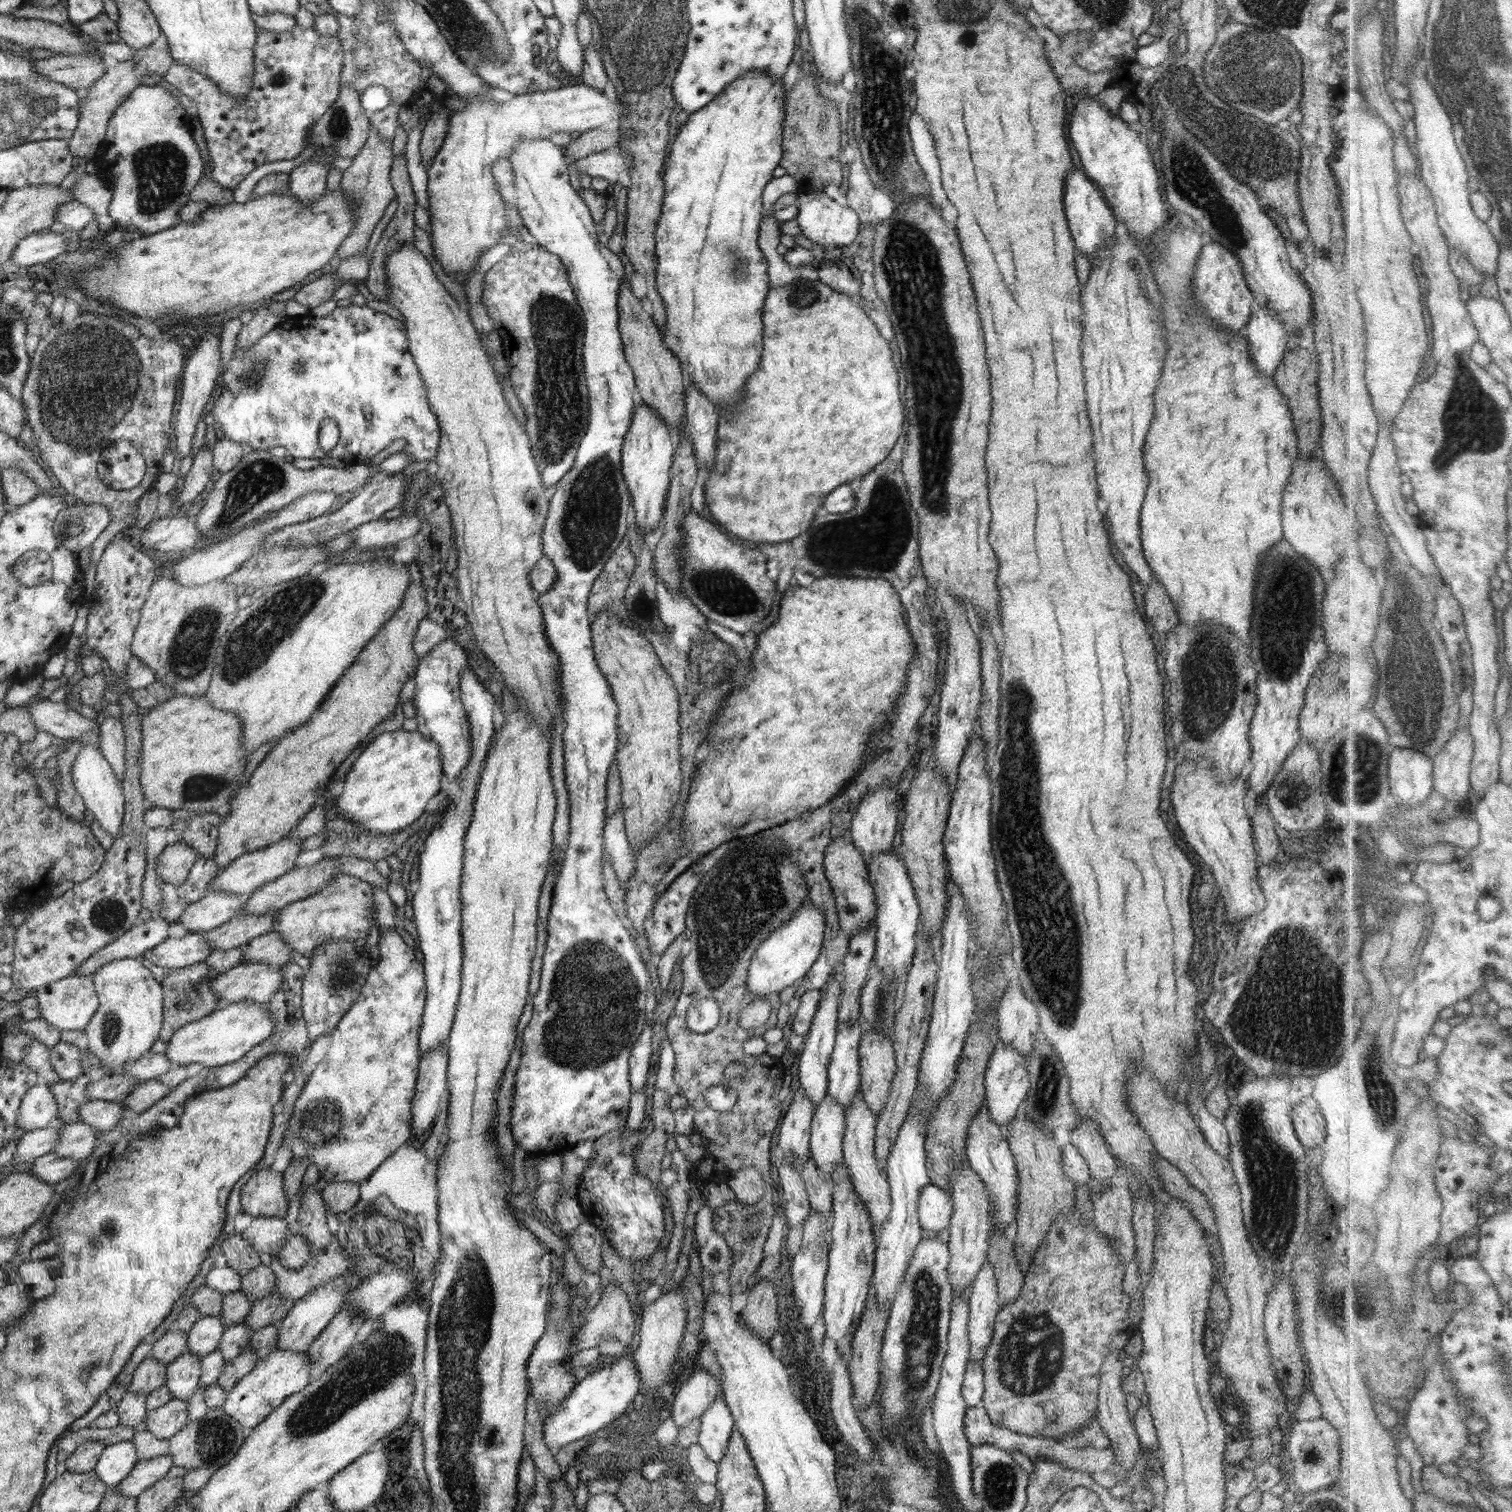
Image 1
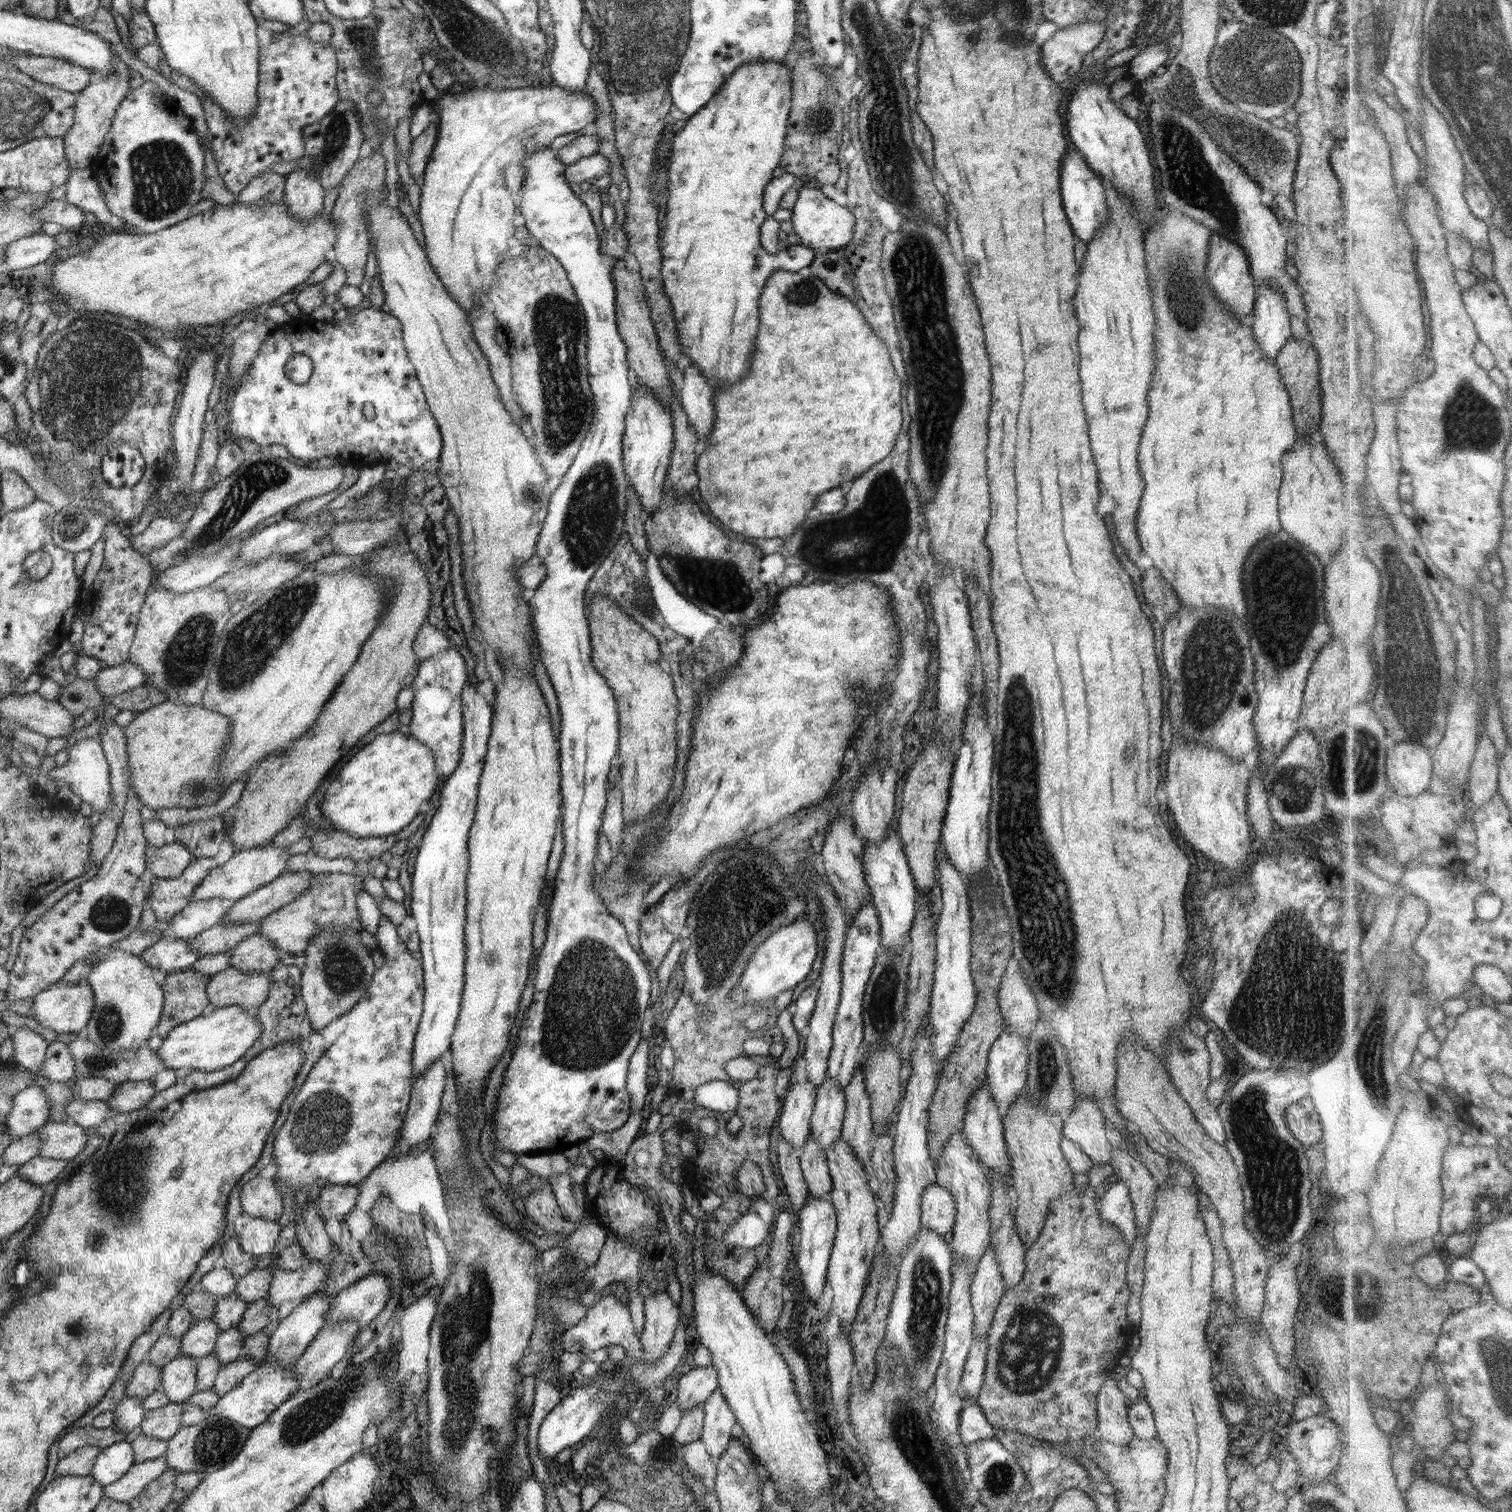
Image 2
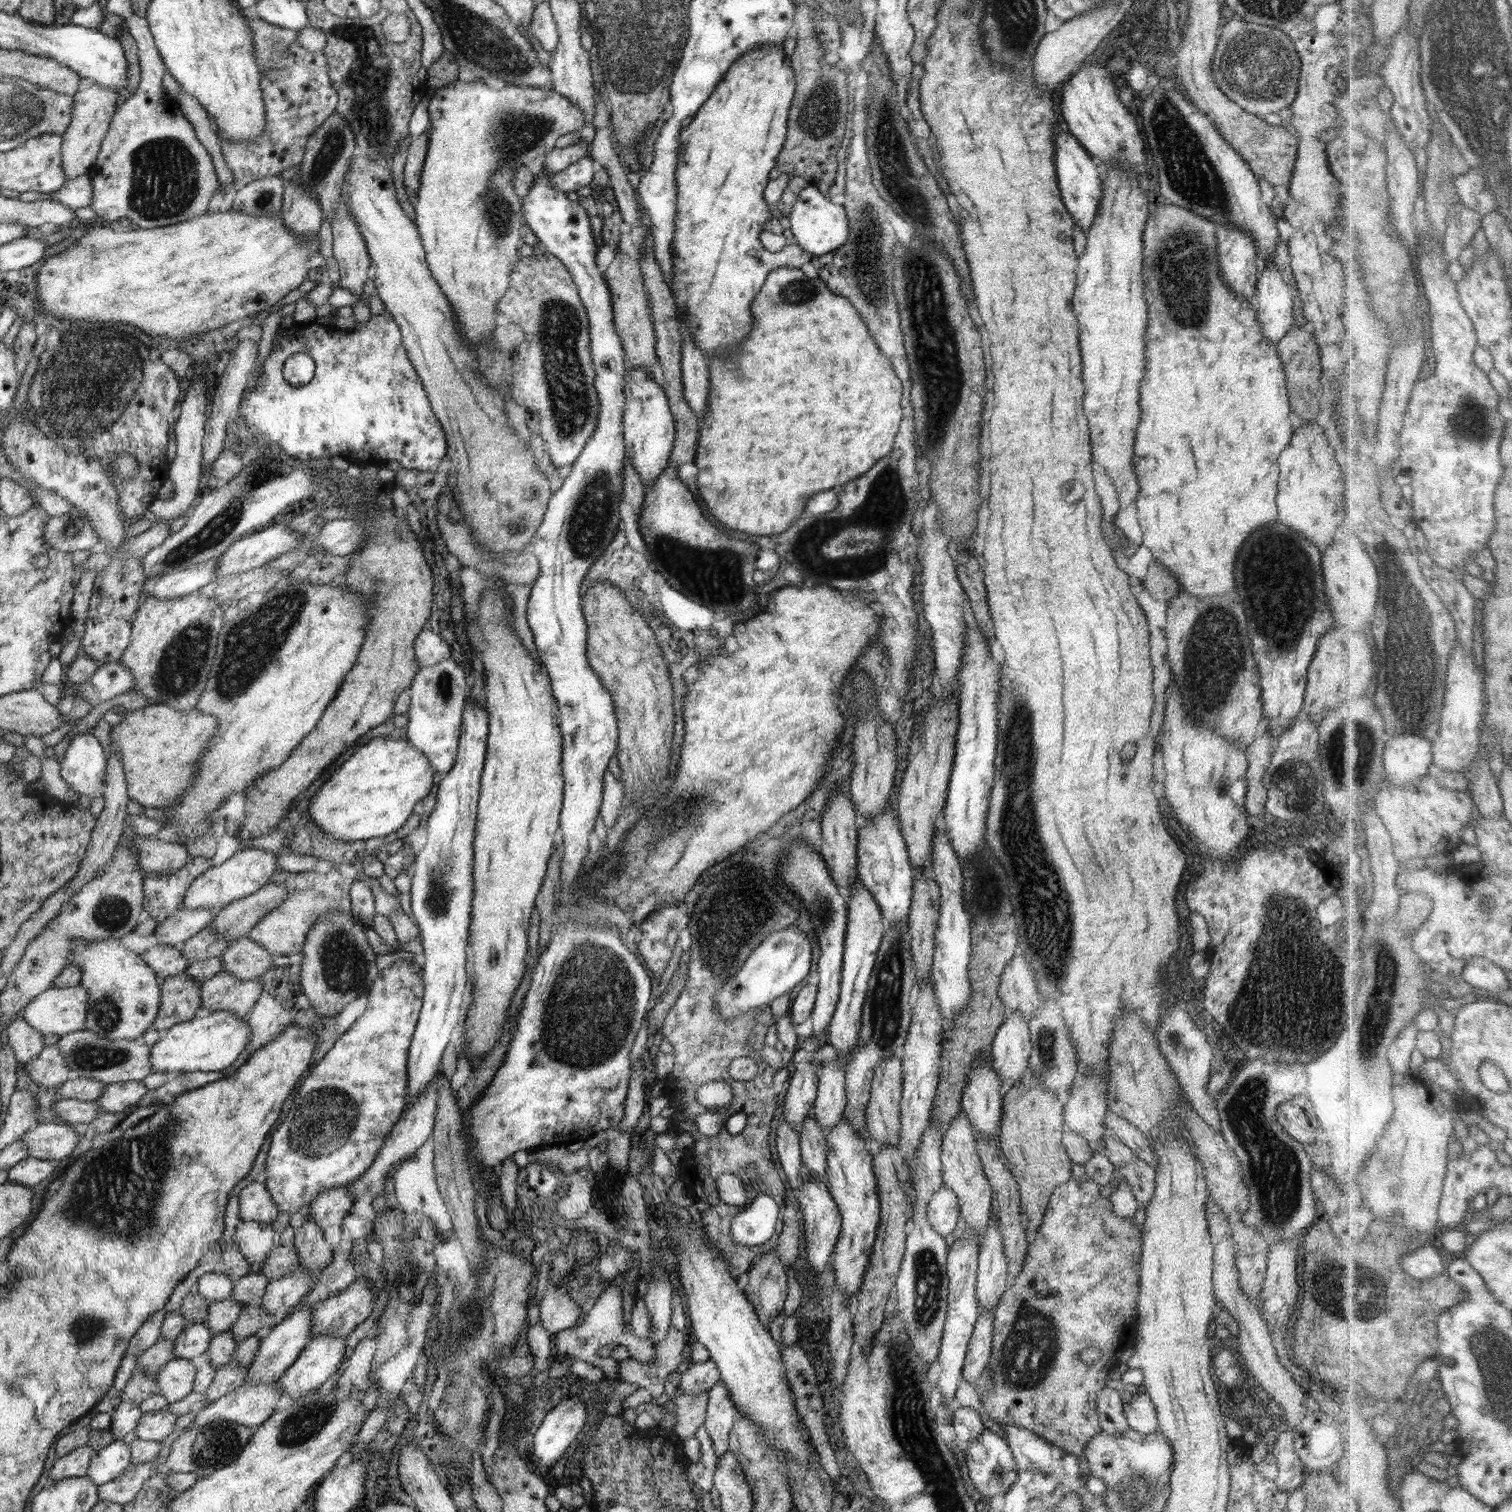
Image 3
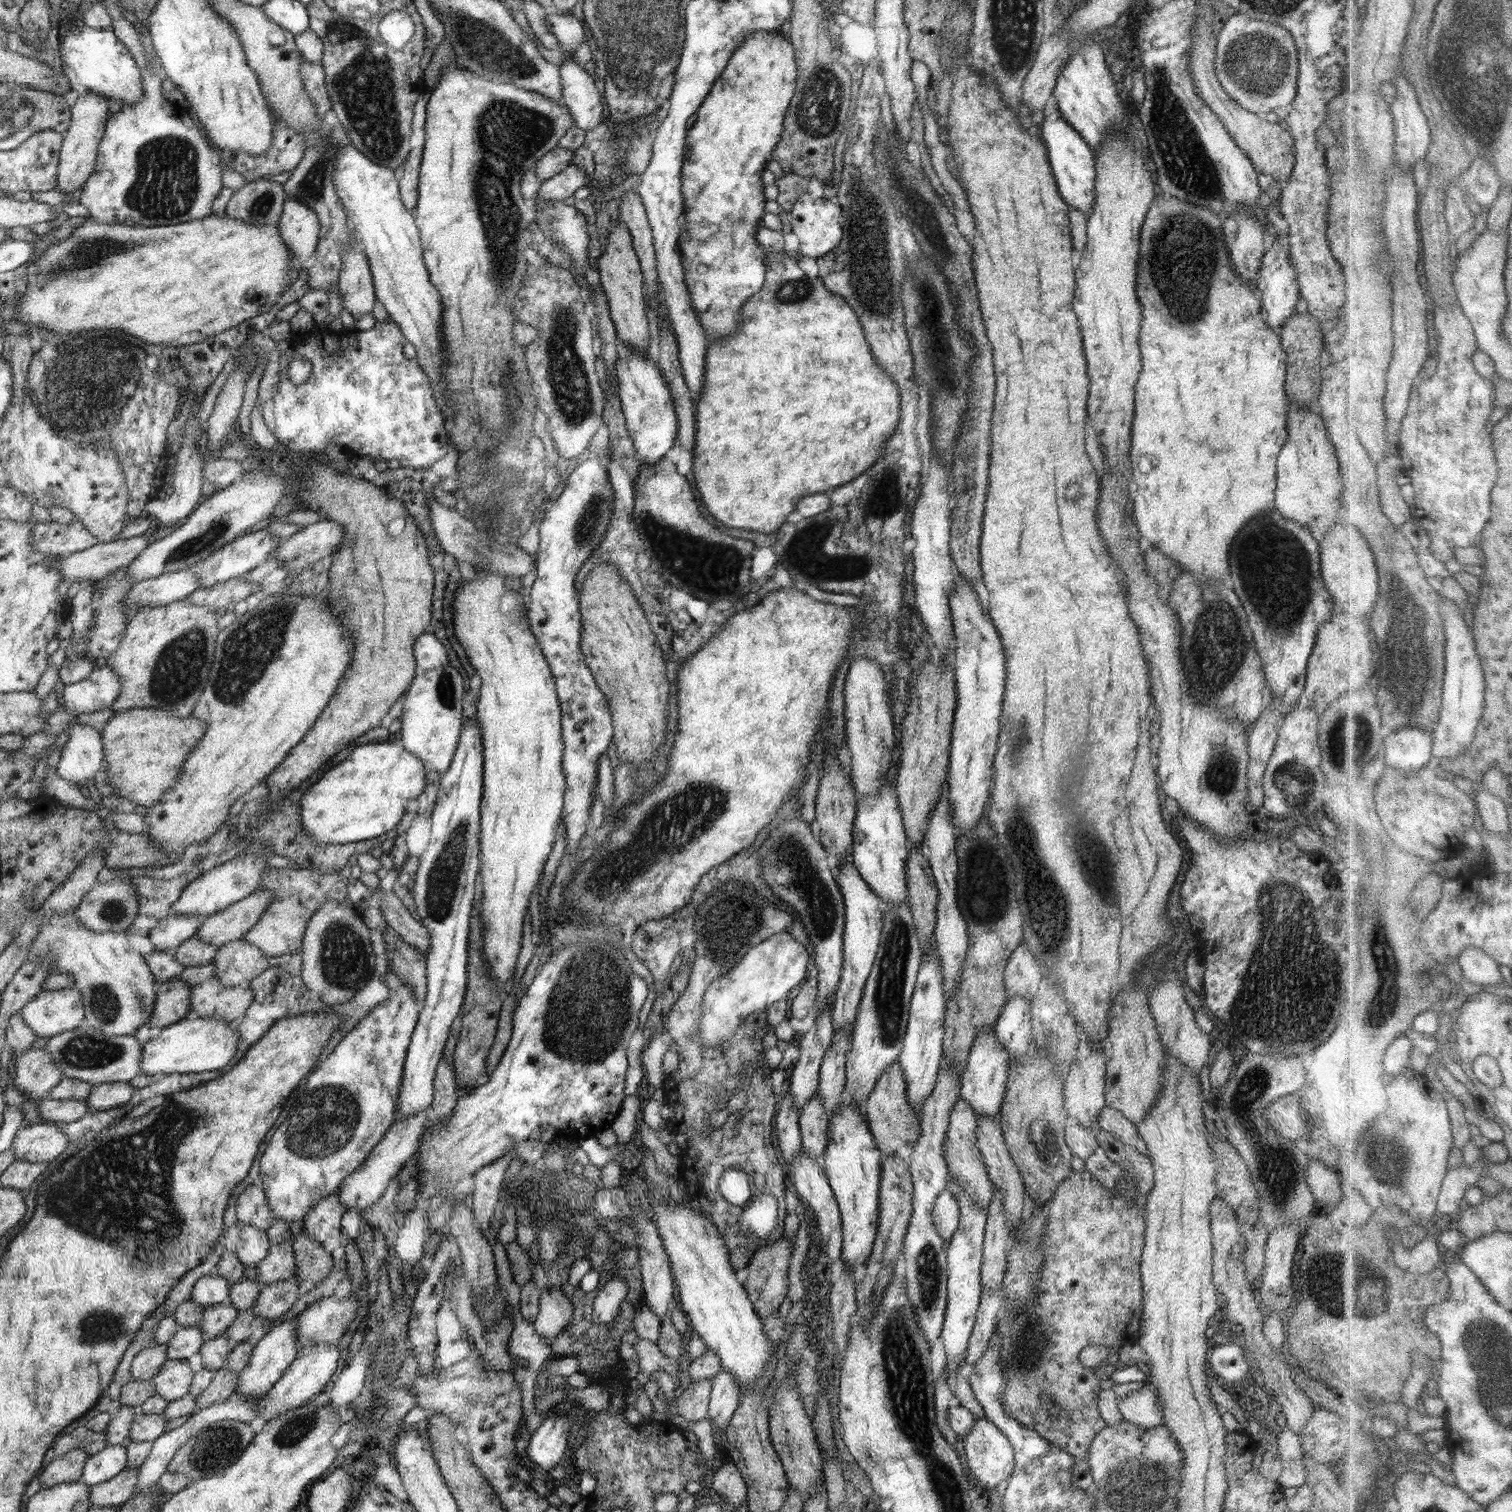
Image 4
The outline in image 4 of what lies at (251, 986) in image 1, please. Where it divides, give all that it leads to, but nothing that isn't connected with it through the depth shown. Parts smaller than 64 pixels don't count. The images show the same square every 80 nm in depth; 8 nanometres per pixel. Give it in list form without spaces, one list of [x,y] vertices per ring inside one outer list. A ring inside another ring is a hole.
[[[215,977],[192,987],[190,1017],[221,1018],[226,1022],[244,1019],[254,998],[249,984],[226,987]]]

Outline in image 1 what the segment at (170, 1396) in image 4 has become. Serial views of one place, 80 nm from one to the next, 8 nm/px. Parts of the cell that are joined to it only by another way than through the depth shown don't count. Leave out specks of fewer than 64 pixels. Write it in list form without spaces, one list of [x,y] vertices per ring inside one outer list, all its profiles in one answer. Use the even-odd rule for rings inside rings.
[[[185,1352],[166,1365],[166,1382],[173,1399],[188,1401],[199,1389],[201,1362],[198,1354]]]

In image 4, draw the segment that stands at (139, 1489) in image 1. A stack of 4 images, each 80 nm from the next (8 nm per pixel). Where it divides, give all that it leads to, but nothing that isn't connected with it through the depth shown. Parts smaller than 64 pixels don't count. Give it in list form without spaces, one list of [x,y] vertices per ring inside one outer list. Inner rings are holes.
[[[140,1468],[125,1469],[117,1477],[89,1486],[89,1499],[94,1506],[121,1506],[134,1496]]]

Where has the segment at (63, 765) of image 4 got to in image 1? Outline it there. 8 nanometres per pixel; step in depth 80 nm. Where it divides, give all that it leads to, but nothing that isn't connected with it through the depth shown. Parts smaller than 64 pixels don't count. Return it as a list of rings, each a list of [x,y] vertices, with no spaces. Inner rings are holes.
[[[83,745],[76,755],[70,774],[76,792],[85,802],[86,810],[94,814],[94,820],[98,820],[100,826],[109,832],[112,838],[120,837],[122,826],[124,826],[124,814],[126,813],[124,787],[105,755],[96,745]]]

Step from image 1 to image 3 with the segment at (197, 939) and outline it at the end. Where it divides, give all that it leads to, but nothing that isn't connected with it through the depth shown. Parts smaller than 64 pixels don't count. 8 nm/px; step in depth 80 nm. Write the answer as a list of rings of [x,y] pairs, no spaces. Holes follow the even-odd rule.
[[[160,944],[150,948],[141,956],[142,959],[146,958],[146,962],[153,968],[153,971],[160,974],[163,980],[184,973],[191,962],[191,960],[182,957],[180,947]]]

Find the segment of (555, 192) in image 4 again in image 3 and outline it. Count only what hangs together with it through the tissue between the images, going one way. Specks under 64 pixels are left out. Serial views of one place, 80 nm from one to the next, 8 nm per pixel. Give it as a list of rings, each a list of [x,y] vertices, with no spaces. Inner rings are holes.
[[[582,157],[573,165],[561,170],[559,173],[553,173],[549,178],[551,186],[557,188],[560,192],[572,192],[588,186],[593,181],[592,158]]]

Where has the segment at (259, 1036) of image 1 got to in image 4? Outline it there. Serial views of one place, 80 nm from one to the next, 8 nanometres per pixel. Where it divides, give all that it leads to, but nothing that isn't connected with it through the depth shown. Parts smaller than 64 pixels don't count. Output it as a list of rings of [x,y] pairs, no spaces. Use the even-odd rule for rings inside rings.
[[[188,1017],[158,1031],[148,1042],[142,1044],[141,1072],[156,1074],[188,1074],[220,1071],[234,1058],[239,1032],[221,1018]]]

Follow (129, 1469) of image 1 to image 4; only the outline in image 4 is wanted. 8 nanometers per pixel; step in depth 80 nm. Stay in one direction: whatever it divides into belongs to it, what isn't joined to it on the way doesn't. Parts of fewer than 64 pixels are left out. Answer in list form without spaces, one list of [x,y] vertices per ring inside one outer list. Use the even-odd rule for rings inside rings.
[[[121,1444],[110,1447],[106,1446],[106,1448],[100,1450],[97,1454],[90,1455],[80,1481],[90,1486],[112,1480],[112,1478],[117,1477],[118,1474],[126,1469],[126,1456],[128,1456],[127,1451]]]

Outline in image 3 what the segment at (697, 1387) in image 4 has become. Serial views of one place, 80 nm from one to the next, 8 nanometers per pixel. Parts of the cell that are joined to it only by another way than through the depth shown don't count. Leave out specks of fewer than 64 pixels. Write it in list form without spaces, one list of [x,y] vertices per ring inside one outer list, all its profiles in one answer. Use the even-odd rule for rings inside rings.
[[[708,1392],[702,1394],[682,1394],[674,1398],[678,1423],[673,1428],[674,1434],[684,1442],[690,1436],[696,1436],[696,1432],[705,1424]]]

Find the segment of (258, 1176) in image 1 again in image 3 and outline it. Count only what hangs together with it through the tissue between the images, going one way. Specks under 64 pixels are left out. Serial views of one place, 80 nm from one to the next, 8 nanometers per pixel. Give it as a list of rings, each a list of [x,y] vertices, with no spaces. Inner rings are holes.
[[[252,1181],[241,1192],[239,1198],[239,1216],[243,1221],[256,1221],[262,1224],[272,1224],[280,1207],[274,1201],[267,1184]]]

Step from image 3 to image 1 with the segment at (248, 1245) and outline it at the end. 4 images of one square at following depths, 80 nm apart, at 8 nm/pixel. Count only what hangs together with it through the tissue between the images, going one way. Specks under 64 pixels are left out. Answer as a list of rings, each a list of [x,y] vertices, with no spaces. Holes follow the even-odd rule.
[[[253,1217],[252,1222],[241,1235],[259,1252],[271,1253],[286,1240],[288,1225],[278,1217]]]

